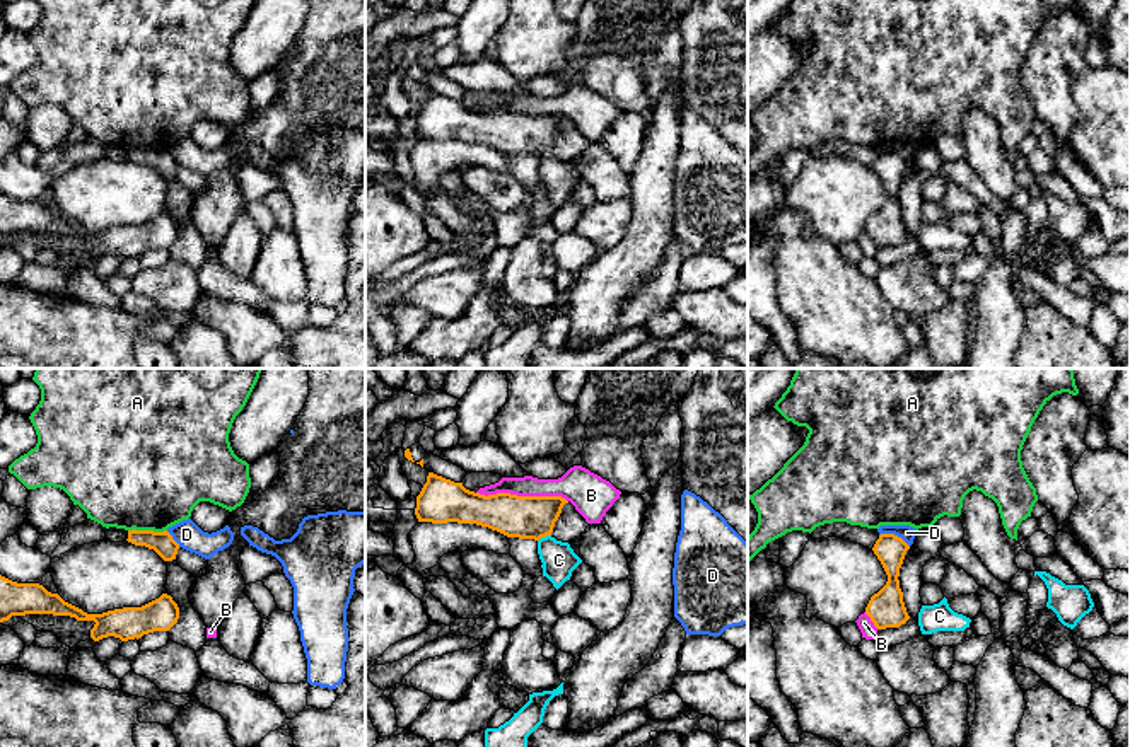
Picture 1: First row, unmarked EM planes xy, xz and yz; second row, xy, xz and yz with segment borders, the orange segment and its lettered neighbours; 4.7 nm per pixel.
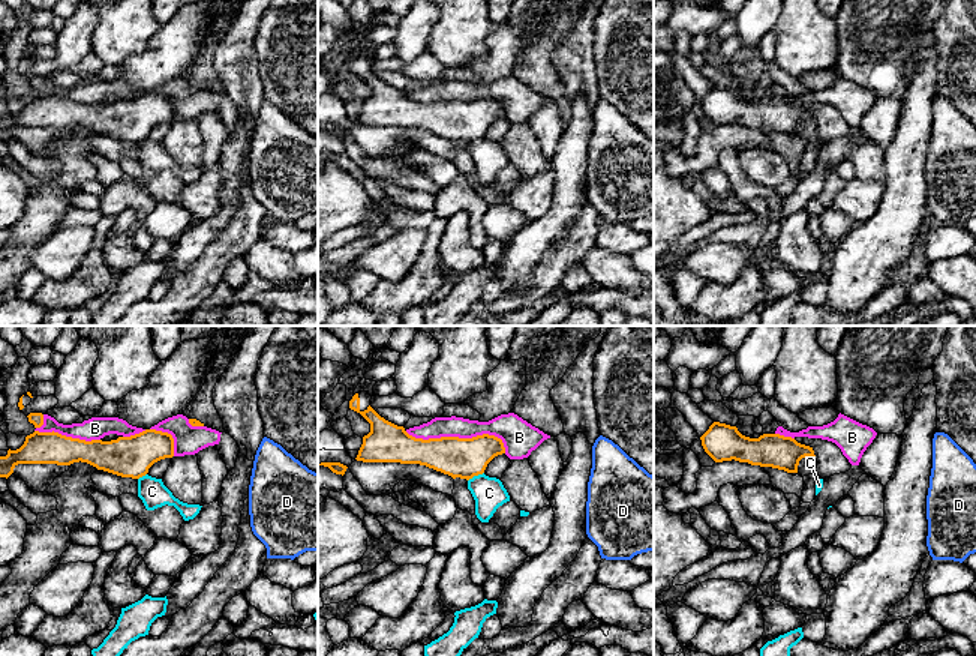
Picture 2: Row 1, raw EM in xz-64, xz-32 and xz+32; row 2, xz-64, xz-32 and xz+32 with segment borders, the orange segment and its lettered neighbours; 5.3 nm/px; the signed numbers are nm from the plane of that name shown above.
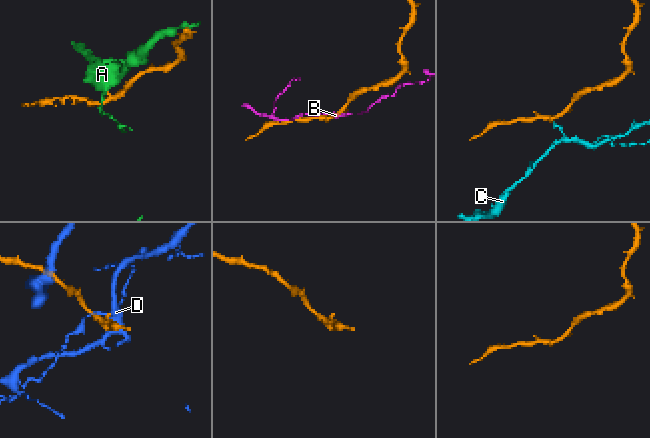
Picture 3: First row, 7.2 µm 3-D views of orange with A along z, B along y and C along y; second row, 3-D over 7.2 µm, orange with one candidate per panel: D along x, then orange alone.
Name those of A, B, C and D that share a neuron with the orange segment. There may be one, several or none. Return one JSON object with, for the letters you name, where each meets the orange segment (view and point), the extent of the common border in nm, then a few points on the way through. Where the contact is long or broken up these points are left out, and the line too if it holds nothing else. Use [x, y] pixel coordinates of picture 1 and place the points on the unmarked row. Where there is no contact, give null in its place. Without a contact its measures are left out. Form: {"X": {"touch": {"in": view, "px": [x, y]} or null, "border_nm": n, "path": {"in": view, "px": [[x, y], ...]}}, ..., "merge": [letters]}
{"merge": []}

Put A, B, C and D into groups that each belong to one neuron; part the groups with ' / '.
A / B / C / D

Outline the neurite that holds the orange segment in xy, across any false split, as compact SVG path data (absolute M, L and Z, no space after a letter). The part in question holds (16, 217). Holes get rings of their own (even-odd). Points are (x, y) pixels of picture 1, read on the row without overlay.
M0 193L0 240L9 239L12 234L26 232L53 232L70 234L77 239L94 239L96 242L90 247L94 259L108 254L128 259L154 249L169 249L179 237L179 225L171 213L162 211L142 225L87 232L39 201L17 201Z

